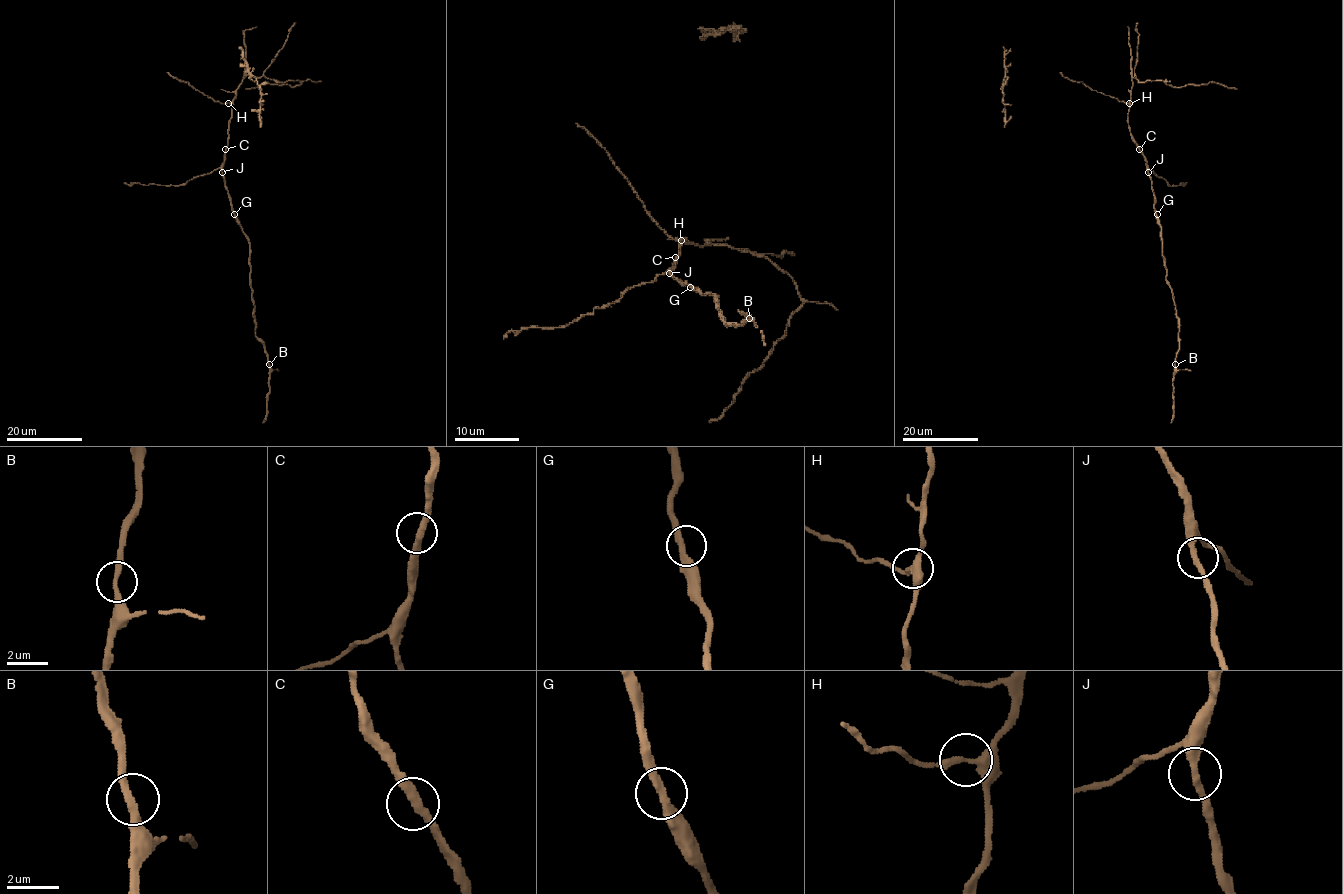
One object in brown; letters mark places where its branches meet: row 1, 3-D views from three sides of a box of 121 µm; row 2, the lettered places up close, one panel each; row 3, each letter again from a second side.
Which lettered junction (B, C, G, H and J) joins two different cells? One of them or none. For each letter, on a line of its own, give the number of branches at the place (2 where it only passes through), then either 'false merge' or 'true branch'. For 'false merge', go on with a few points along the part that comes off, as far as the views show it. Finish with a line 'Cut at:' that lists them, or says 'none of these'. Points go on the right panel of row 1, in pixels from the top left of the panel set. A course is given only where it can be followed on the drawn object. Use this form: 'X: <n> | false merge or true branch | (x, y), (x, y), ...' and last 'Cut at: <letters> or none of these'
B: 2 | true branch
C: 2 | true branch
G: 2 | true branch
H: 2 | true branch
J: 2 | true branch
Cut at: none of these

